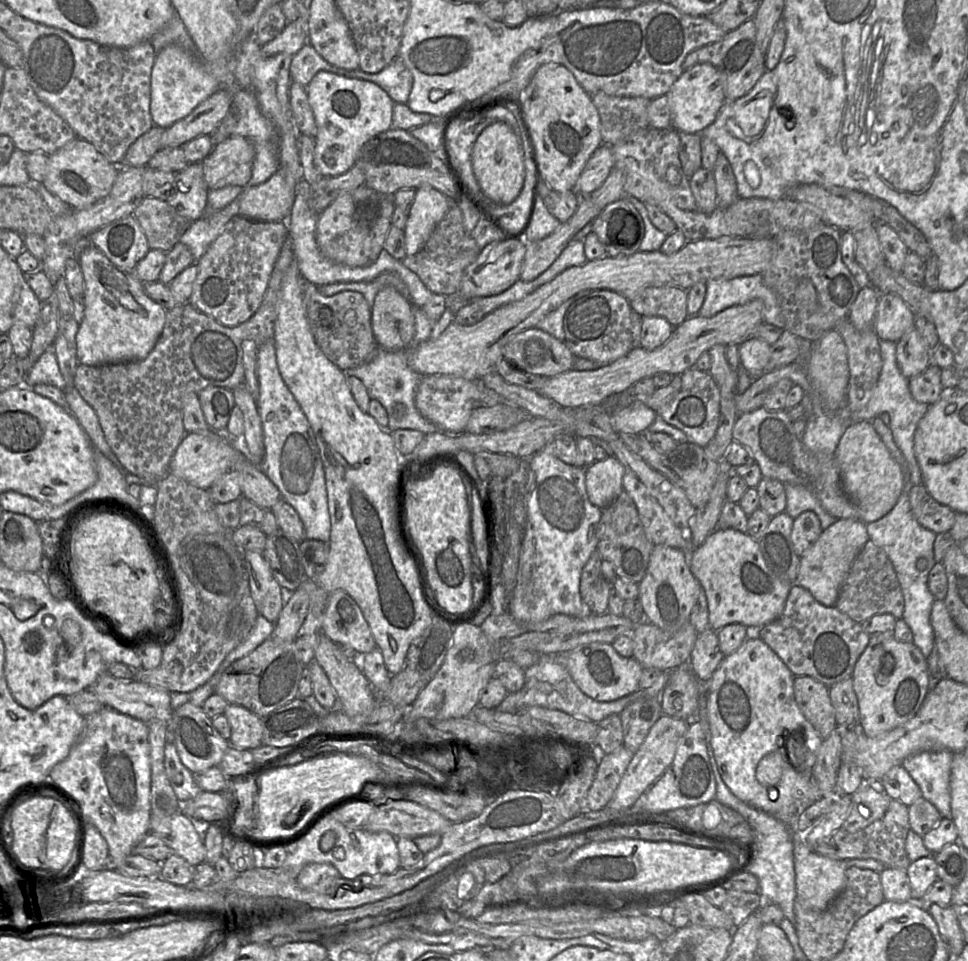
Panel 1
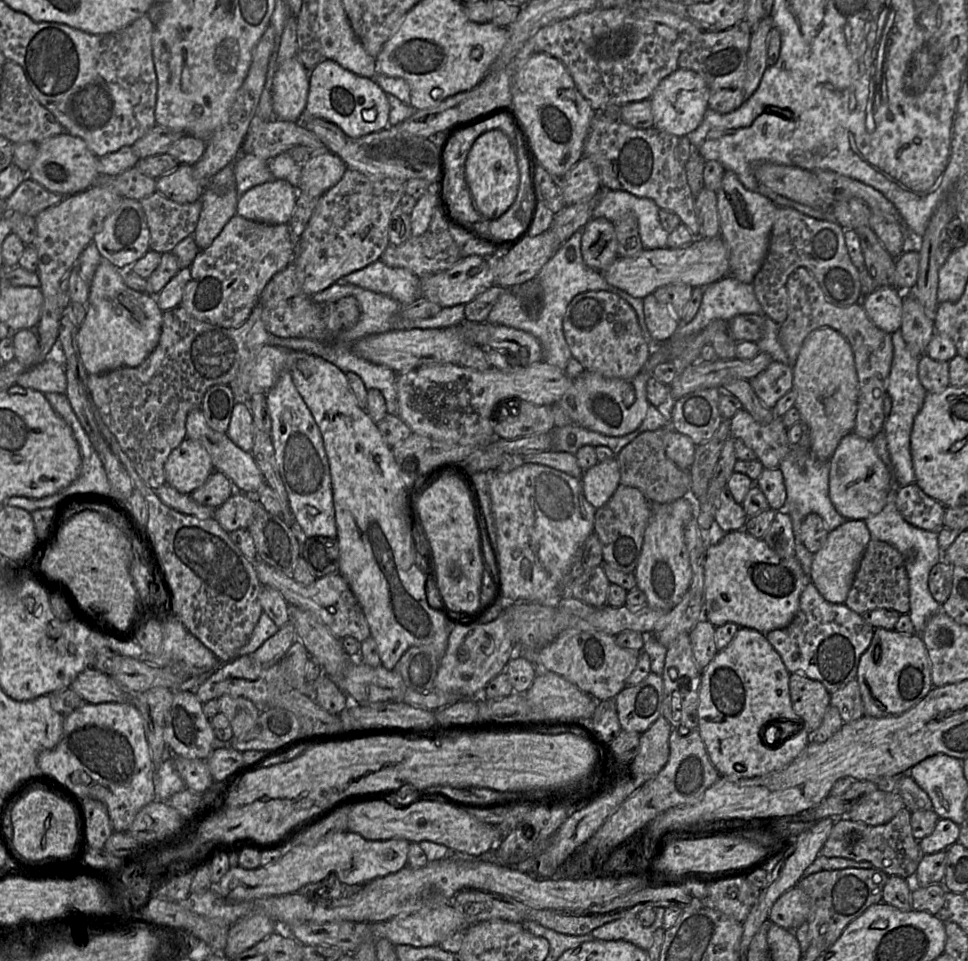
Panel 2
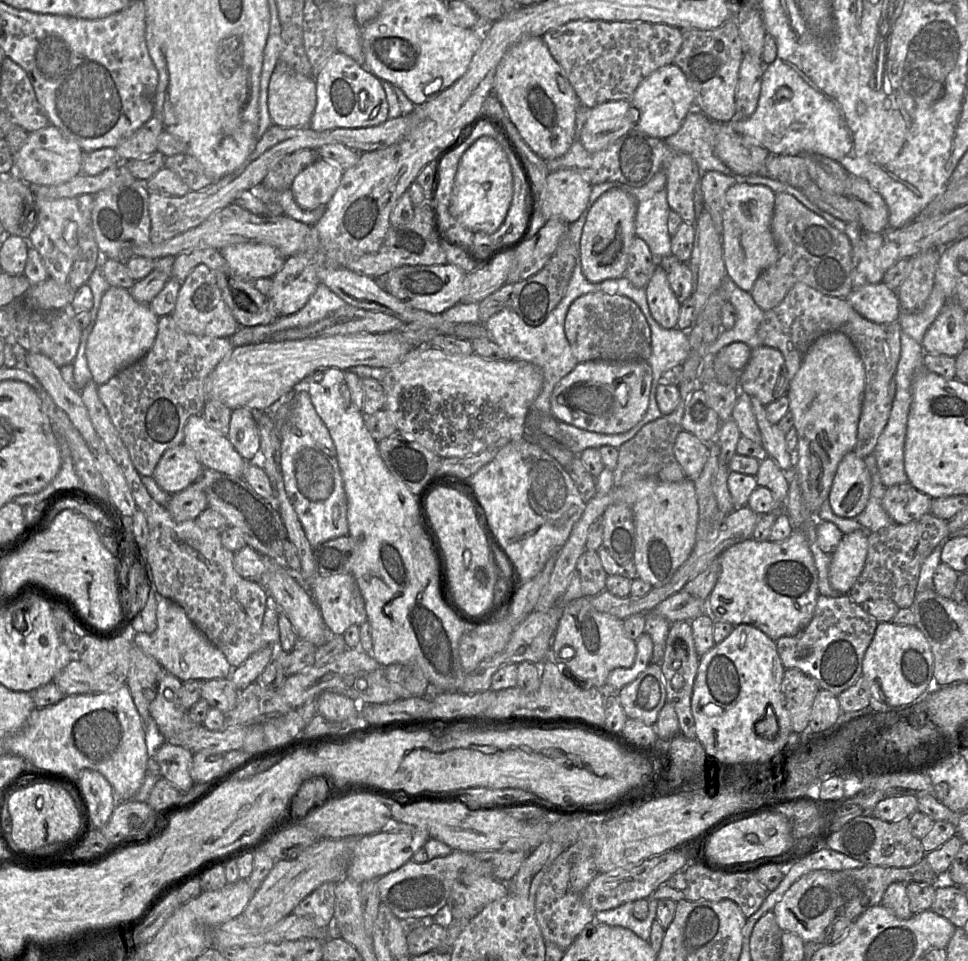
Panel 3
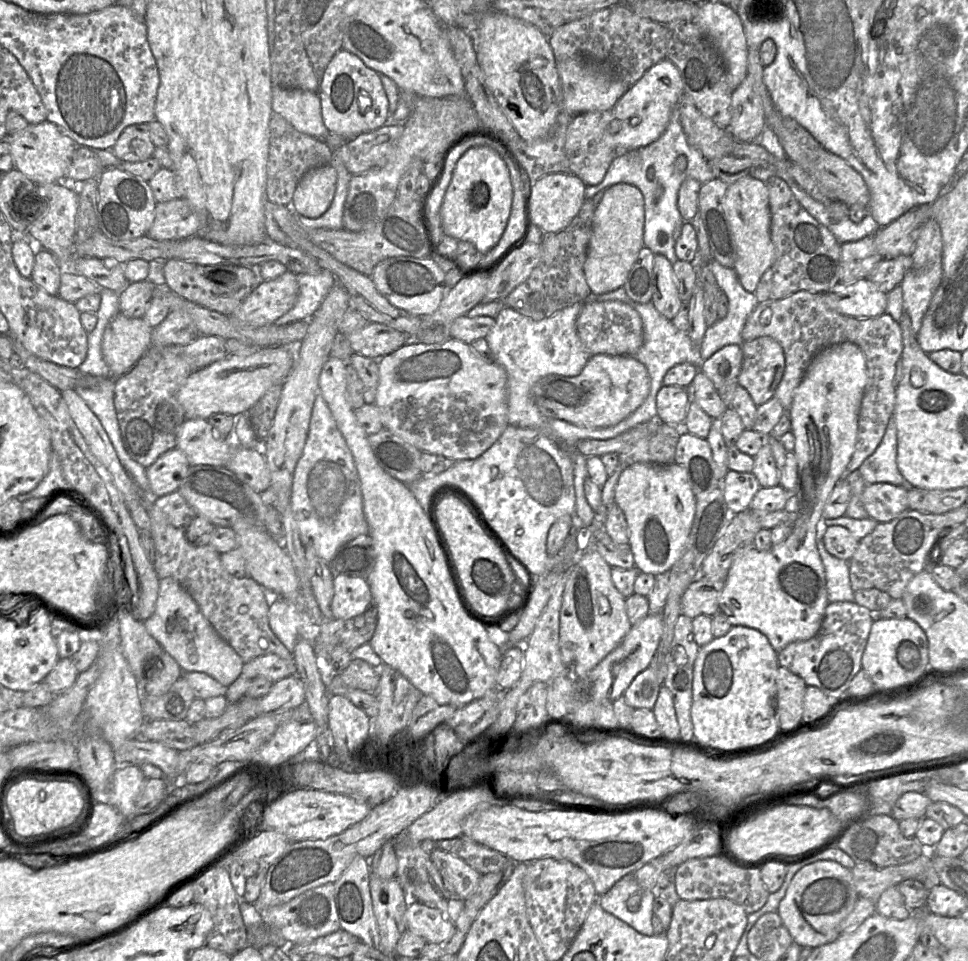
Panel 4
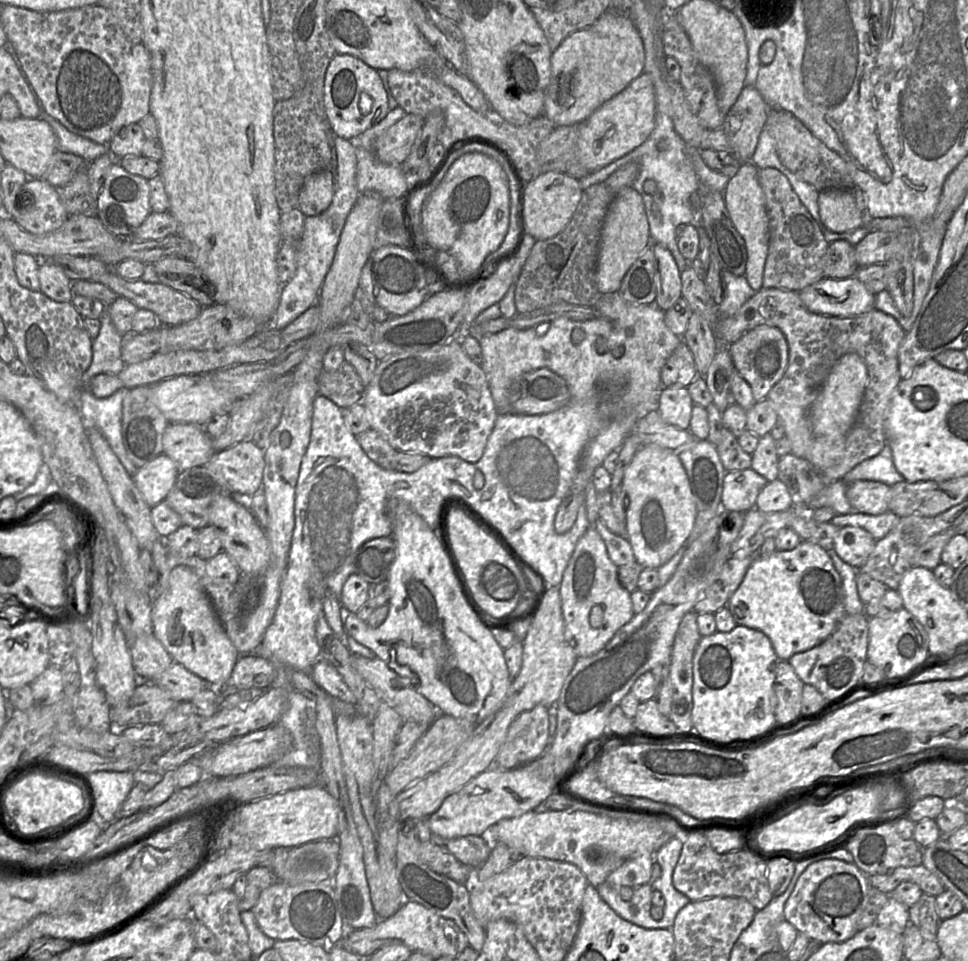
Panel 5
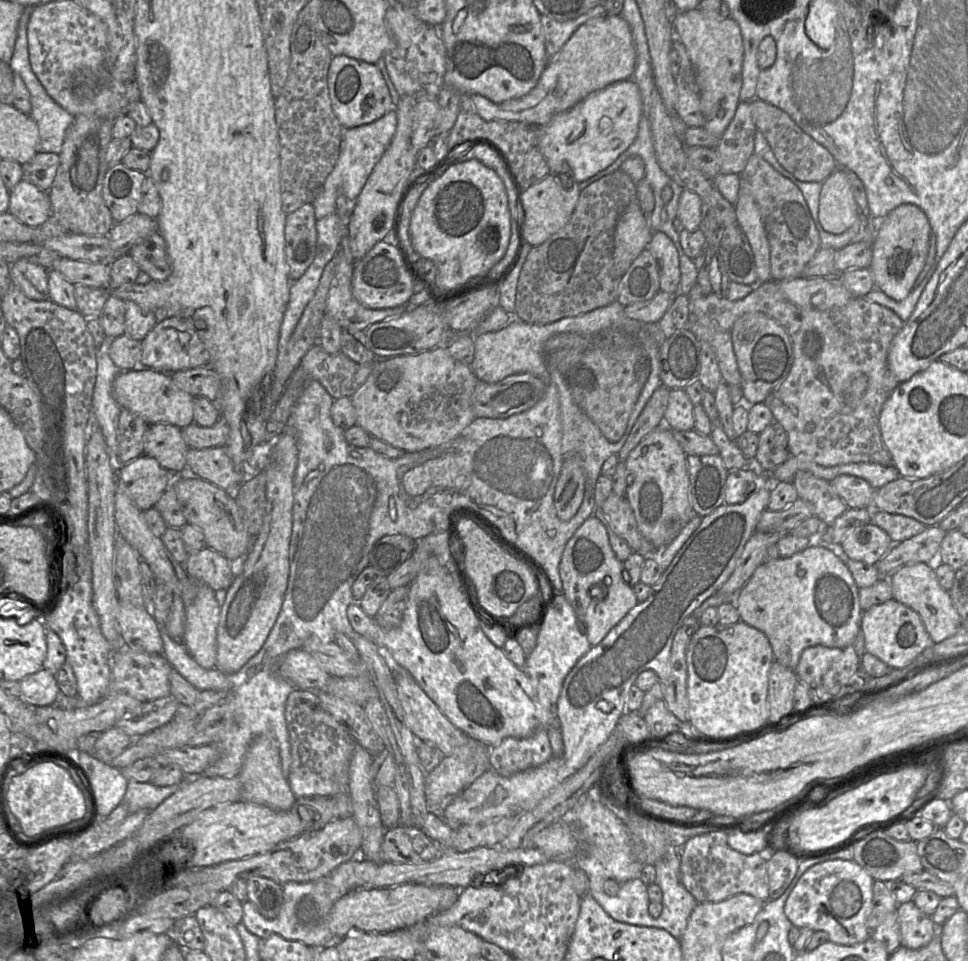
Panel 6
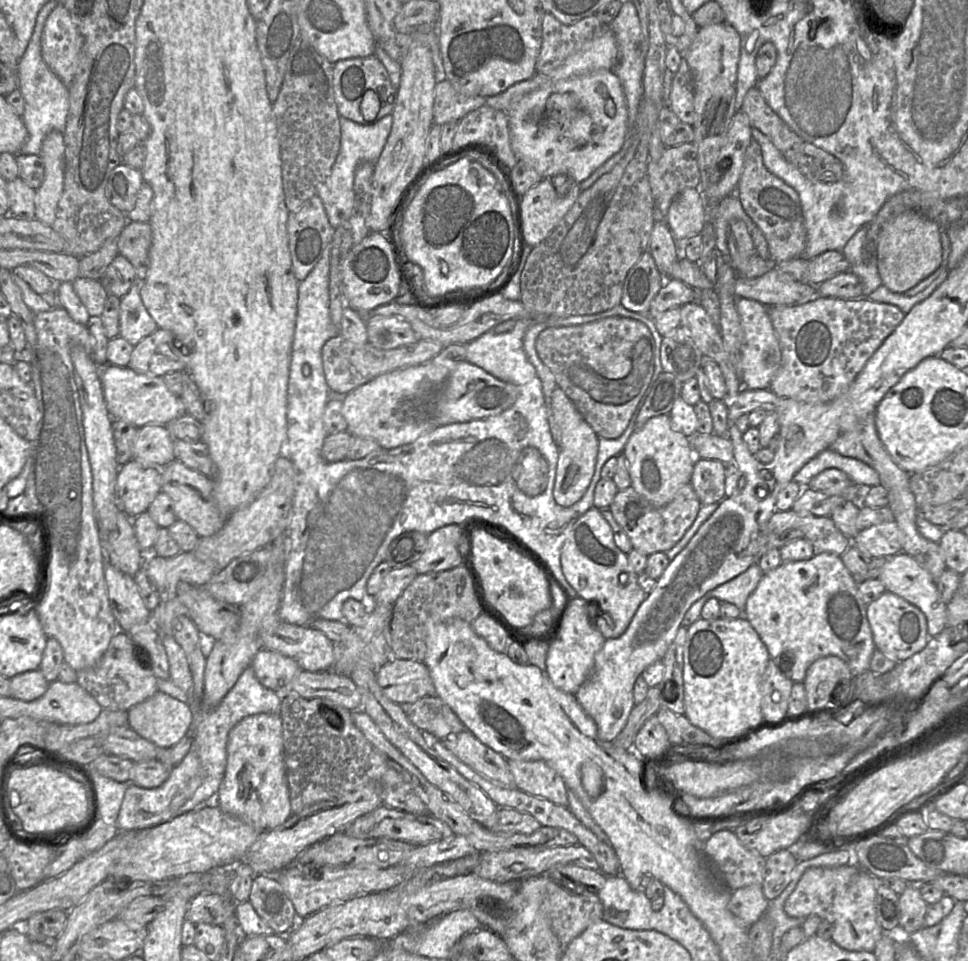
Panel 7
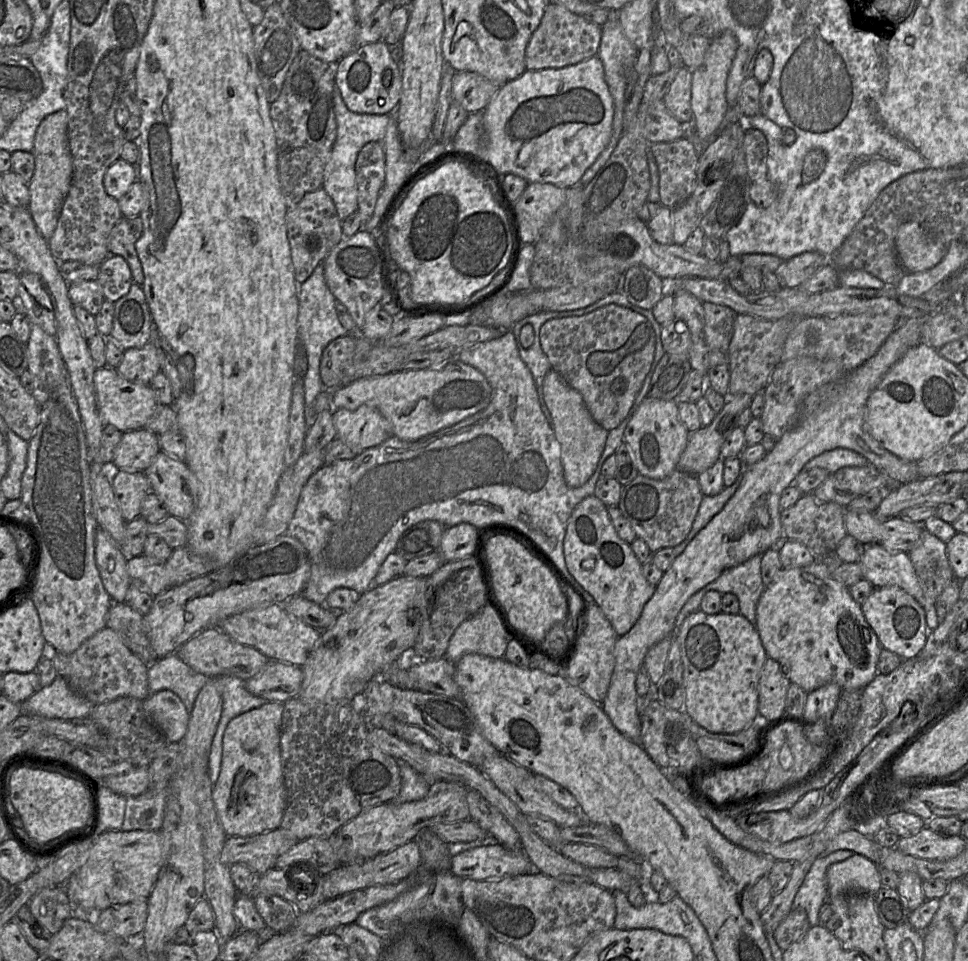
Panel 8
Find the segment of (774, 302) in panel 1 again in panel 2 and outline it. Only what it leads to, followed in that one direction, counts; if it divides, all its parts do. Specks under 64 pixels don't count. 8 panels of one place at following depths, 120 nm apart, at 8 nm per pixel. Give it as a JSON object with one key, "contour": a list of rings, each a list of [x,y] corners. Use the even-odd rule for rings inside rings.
{"contour":[[[726,276],[704,288],[695,317],[689,323],[680,324],[674,339],[688,339],[715,319],[729,321],[739,314],[767,316],[755,296],[752,284]]]}

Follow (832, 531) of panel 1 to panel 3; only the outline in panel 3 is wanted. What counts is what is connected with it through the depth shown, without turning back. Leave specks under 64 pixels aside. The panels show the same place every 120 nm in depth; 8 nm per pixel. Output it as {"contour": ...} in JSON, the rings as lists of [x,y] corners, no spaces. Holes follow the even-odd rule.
{"contour":[[[858,529],[844,534],[830,556],[828,580],[838,594],[848,594],[865,564],[868,532]]]}

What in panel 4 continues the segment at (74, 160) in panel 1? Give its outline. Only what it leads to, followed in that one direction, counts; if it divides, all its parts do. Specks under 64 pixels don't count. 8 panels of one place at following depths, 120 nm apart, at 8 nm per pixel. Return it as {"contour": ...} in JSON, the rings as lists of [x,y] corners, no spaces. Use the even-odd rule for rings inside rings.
{"contour":[[[45,120],[38,124],[28,124],[19,132],[8,135],[7,140],[14,166],[36,185],[56,183],[66,177],[77,147],[75,141],[56,124]]]}

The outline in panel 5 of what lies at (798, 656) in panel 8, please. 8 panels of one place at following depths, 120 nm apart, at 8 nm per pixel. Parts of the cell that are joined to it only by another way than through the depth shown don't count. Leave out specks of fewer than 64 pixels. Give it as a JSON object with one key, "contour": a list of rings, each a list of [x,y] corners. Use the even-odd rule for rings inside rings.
{"contour":[[[801,541],[792,550],[776,550],[769,556],[755,555],[741,584],[729,598],[726,607],[737,625],[764,633],[781,661],[788,661],[792,655],[819,645],[831,635],[845,615],[842,581],[828,552],[819,545],[806,541]]]}

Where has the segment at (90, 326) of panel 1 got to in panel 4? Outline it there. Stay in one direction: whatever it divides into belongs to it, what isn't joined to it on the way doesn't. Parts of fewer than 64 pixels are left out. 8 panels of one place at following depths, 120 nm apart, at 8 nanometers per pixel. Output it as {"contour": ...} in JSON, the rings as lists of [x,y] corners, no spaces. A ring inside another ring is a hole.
{"contour":[[[118,313],[106,326],[102,338],[102,356],[111,377],[116,379],[126,374],[151,346],[153,328],[143,318],[129,318]]]}

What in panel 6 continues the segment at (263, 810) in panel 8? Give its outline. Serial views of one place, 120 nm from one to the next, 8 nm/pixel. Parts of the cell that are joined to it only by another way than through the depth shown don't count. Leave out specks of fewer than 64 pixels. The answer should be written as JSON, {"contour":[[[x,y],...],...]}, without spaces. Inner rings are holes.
{"contour":[[[258,736],[250,744],[238,778],[242,785],[242,800],[265,805],[279,811],[289,810],[296,802],[296,797],[282,773],[277,745],[268,736]]]}

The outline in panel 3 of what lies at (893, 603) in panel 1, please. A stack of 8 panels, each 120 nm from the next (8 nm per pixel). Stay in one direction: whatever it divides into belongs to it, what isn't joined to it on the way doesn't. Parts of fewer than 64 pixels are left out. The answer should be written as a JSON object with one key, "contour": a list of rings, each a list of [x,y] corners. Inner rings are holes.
{"contour":[[[931,513],[907,524],[892,524],[876,532],[868,532],[868,549],[864,567],[848,592],[849,598],[861,605],[867,600],[890,600],[899,608],[910,608],[916,594],[919,571],[923,561],[949,537],[948,521]]]}

